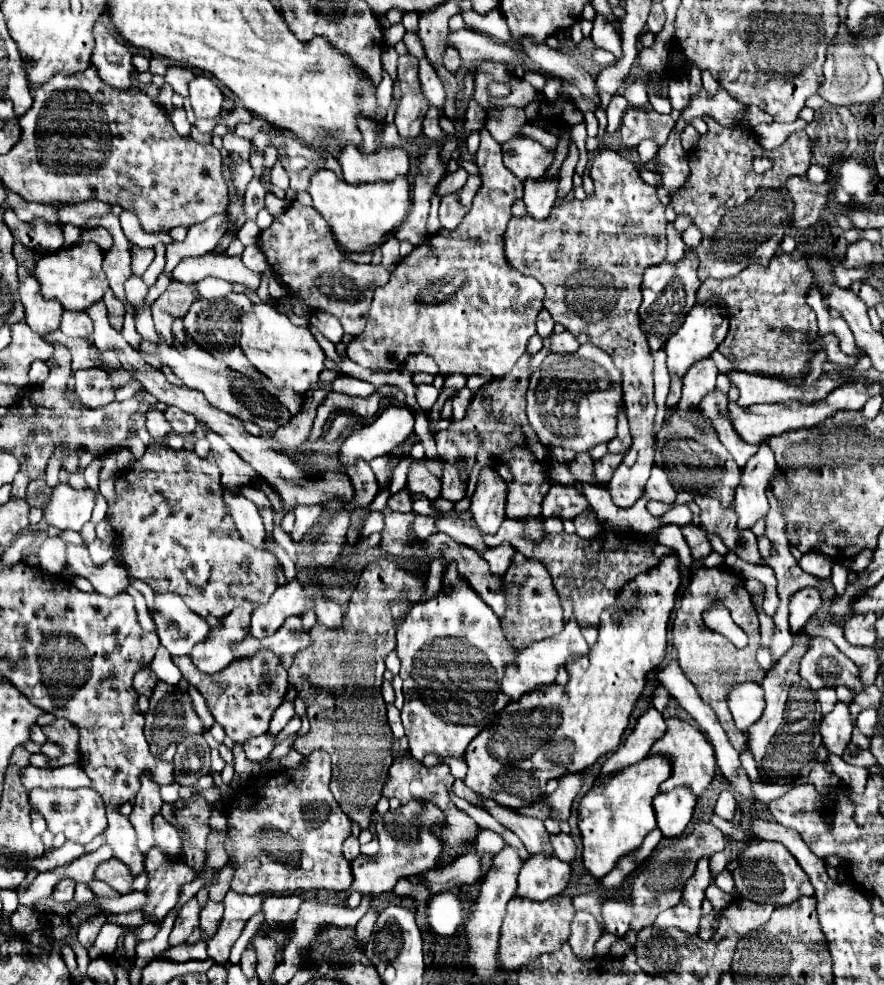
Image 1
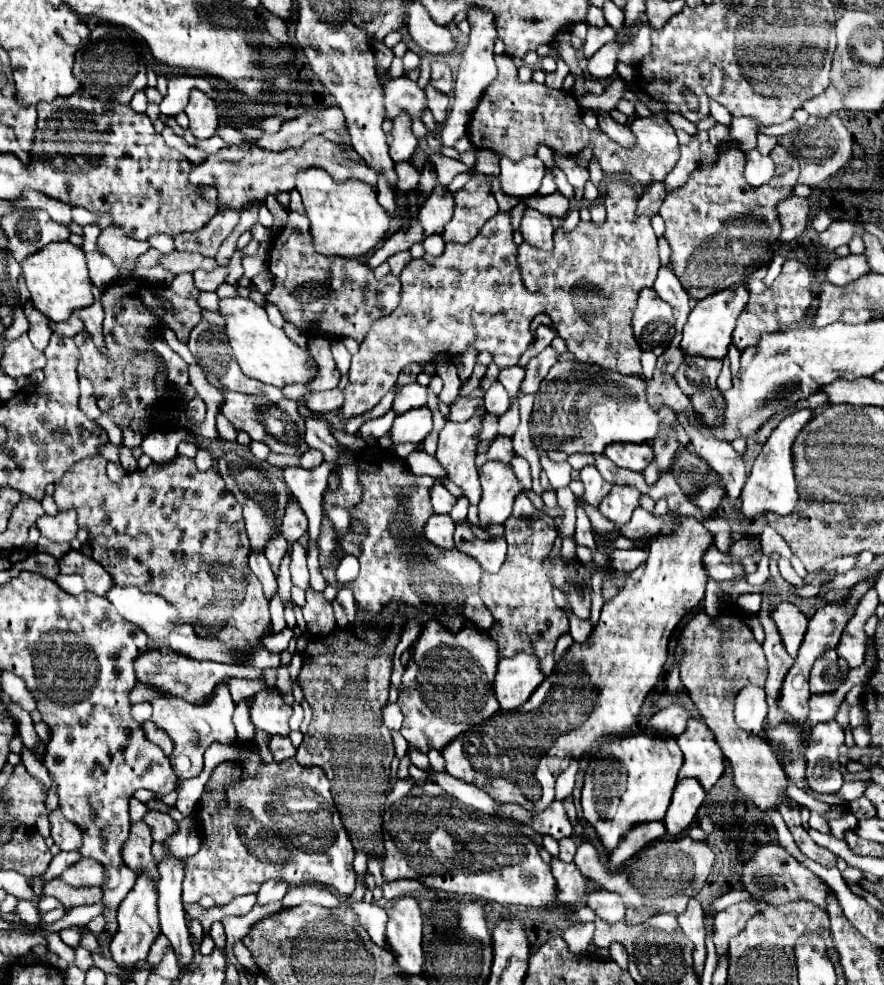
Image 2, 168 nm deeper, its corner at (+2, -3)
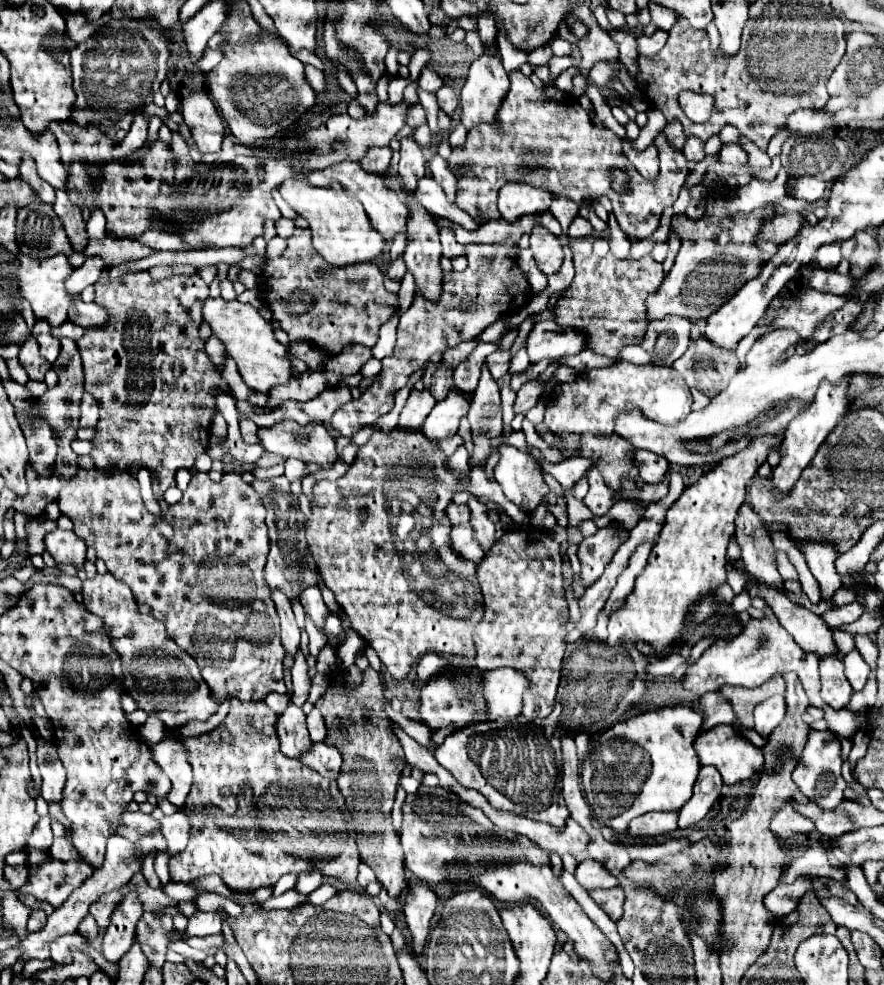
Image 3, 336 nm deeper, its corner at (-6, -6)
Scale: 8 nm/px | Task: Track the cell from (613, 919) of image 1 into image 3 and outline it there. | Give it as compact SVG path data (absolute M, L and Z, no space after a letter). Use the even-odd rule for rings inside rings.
M609 888L609 890L591 890L589 896L609 914L609 918L613 922L617 922L623 916L623 902L625 902L625 894L623 890L617 888Z

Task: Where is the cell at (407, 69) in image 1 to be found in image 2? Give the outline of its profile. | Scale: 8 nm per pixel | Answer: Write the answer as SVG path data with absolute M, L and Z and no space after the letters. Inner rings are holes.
M401 113L397 119L393 119L393 143L389 145L391 159L397 161L409 161L417 147L417 137L411 131L411 117L409 113Z

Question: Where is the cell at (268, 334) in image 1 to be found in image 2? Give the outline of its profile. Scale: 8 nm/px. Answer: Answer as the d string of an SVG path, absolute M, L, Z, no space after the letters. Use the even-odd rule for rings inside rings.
M233 297L233 299L221 299L219 311L223 315L227 315L229 345L233 347L235 359L247 377L257 379L261 383L275 385L279 389L283 389L287 385L295 385L295 383L303 383L303 385L311 383L311 379L315 377L313 357L309 355L309 351L295 345L281 327L275 327L269 321L269 317L261 305L253 303L251 299Z

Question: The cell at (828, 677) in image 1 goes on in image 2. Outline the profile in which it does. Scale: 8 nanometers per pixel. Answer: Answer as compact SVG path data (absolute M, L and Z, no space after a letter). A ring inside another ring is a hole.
M835 649L825 651L825 655L821 655L821 659L817 659L811 669L811 691L835 691L845 681L847 673L849 665L845 659L841 659Z

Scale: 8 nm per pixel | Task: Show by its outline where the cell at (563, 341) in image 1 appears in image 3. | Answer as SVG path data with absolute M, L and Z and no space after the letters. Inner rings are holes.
M529 380L527 384L523 384L521 390L517 392L517 400L515 400L515 406L513 406L515 414L527 414L527 410L531 406L535 406L537 400L541 398L543 386L545 384L541 380Z

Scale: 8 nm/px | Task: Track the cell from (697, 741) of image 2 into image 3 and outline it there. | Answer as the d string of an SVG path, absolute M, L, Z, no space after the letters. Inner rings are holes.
M719 724L719 726L715 726L707 732L701 732L699 738L695 740L695 750L697 750L703 766L711 764L721 772L725 784L737 784L737 782L749 780L749 778L753 778L755 774L761 774L761 772L773 772L771 768L767 770L767 766L765 766L763 750L753 746L747 738L743 738L739 734L739 730L731 724Z

